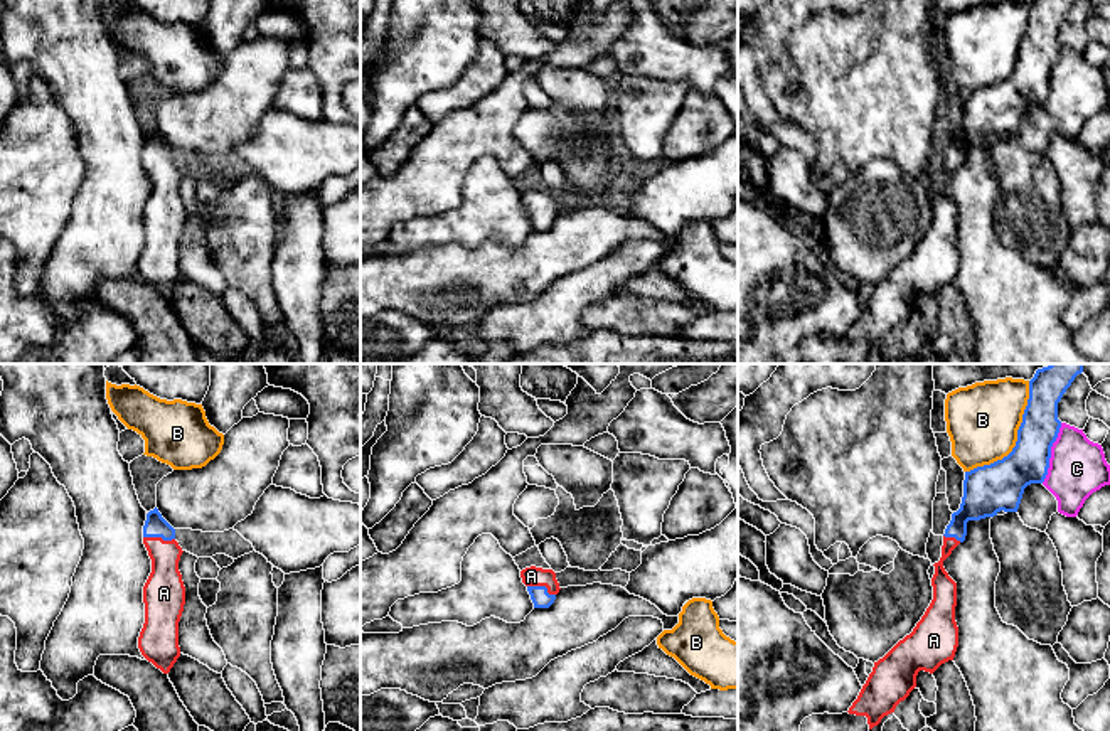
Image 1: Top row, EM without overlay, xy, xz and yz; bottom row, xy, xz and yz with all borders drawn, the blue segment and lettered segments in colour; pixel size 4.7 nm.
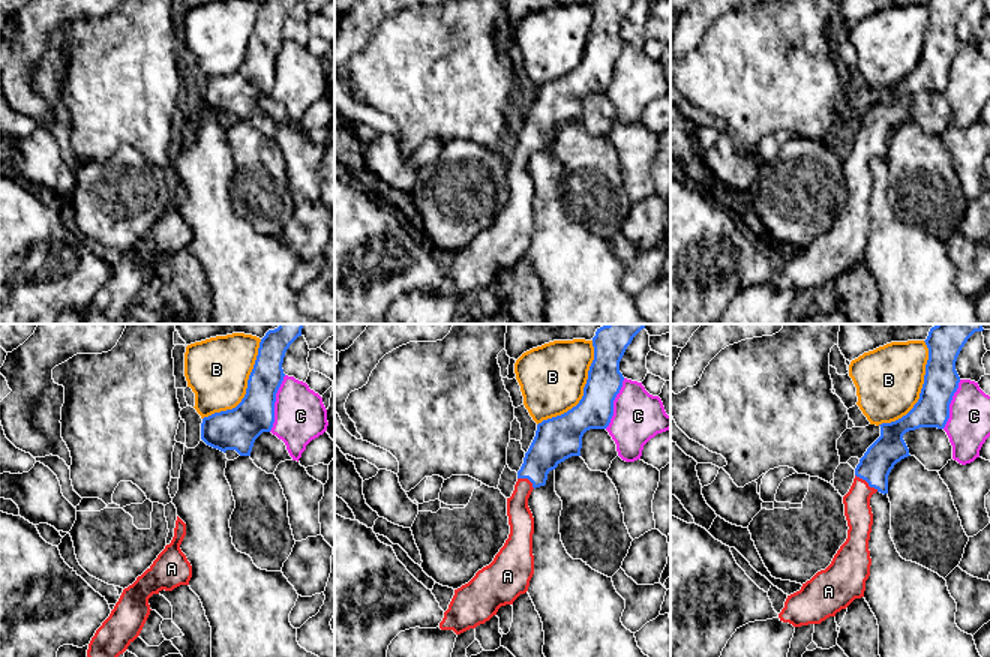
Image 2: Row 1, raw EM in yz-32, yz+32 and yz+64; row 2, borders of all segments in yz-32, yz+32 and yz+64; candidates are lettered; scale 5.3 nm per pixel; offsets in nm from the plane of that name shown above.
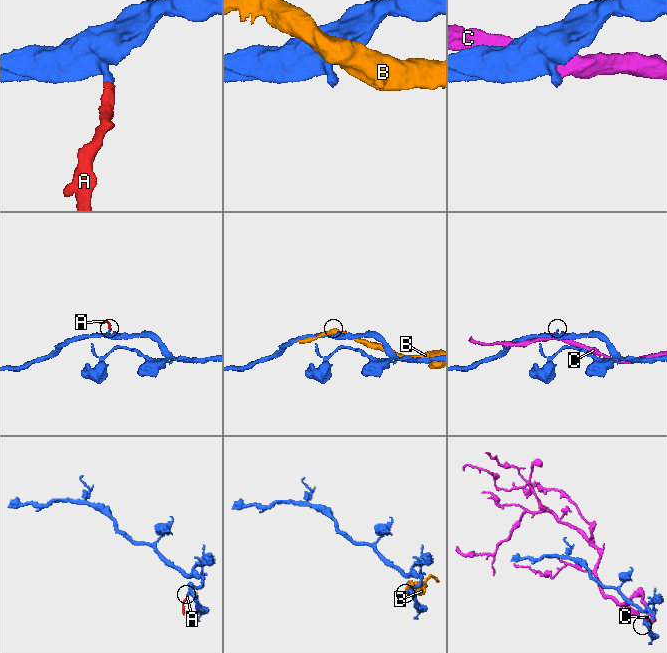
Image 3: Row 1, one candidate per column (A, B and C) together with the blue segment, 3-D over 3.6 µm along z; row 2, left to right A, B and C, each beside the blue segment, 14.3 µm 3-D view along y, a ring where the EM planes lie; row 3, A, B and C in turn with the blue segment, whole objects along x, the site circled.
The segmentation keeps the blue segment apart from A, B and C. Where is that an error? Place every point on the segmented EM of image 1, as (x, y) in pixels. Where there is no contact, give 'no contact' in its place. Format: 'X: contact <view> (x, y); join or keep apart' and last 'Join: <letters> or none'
A: contact xy (159, 536); join
B: contact yz (1018, 438); keep apart
C: contact yz (1050, 453); keep apart
Join: A

